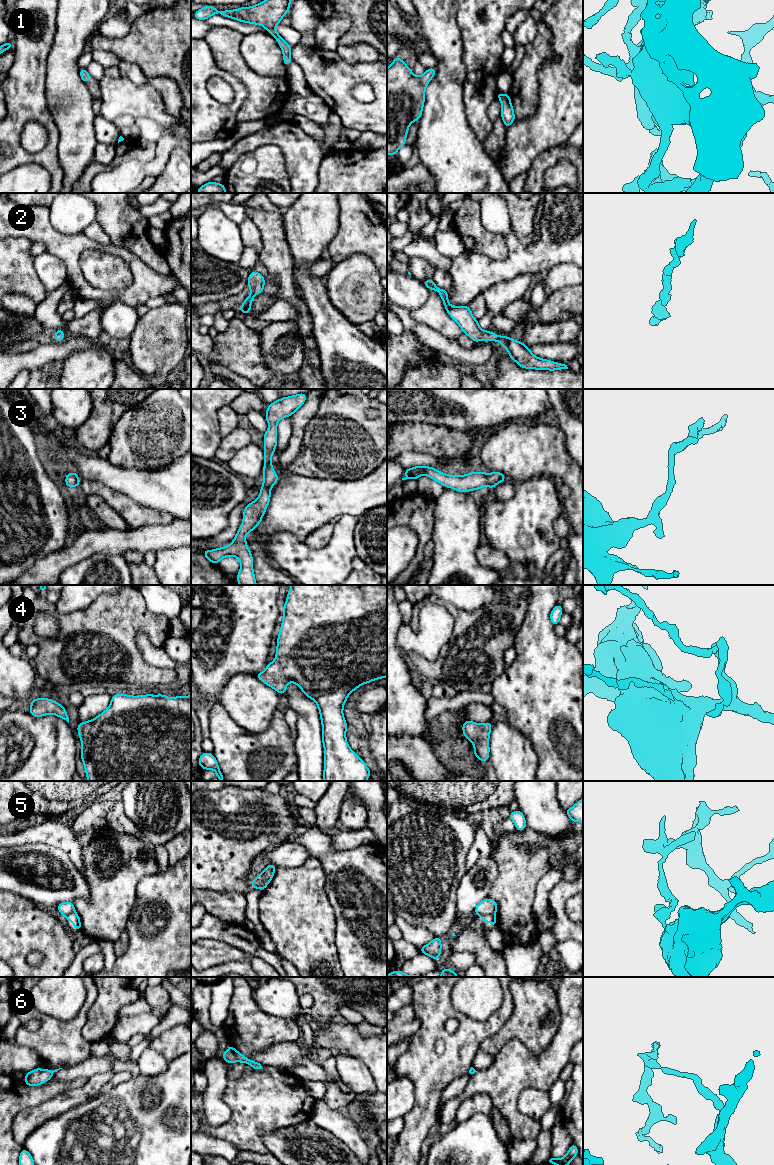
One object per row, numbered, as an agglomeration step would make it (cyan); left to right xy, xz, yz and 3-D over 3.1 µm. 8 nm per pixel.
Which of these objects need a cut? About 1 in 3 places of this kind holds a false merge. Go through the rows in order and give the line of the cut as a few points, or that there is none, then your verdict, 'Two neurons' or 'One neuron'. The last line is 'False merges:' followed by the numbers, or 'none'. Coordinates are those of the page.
1: No split. One neuron
2: No split. One neuron
3: No split. One neuron
4: No split. One neuron
5: Split along yz (493, 914), (479, 915). Two neurons
6: No split. One neuron
False merges: 5

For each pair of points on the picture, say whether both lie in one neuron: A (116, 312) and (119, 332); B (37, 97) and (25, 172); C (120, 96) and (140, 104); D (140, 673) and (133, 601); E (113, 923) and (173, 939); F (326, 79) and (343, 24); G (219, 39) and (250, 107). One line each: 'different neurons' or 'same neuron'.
A: same neuron
B: different neurons
C: same neuron
D: same neuron
E: different neurons
F: different neurons
G: same neuron

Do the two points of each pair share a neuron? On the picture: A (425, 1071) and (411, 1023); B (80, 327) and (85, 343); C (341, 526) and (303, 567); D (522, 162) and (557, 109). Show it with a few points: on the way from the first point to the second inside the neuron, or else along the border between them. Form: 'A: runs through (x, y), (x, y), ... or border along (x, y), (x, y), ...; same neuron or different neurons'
A: border along (414, 1009), (419, 1028), (408, 1036); different neurons
B: border along (80, 335), (95, 340); different neurons
C: runs through (341, 539), (316, 565); same neuron
D: runs through (525, 149), (551, 122); same neuron

